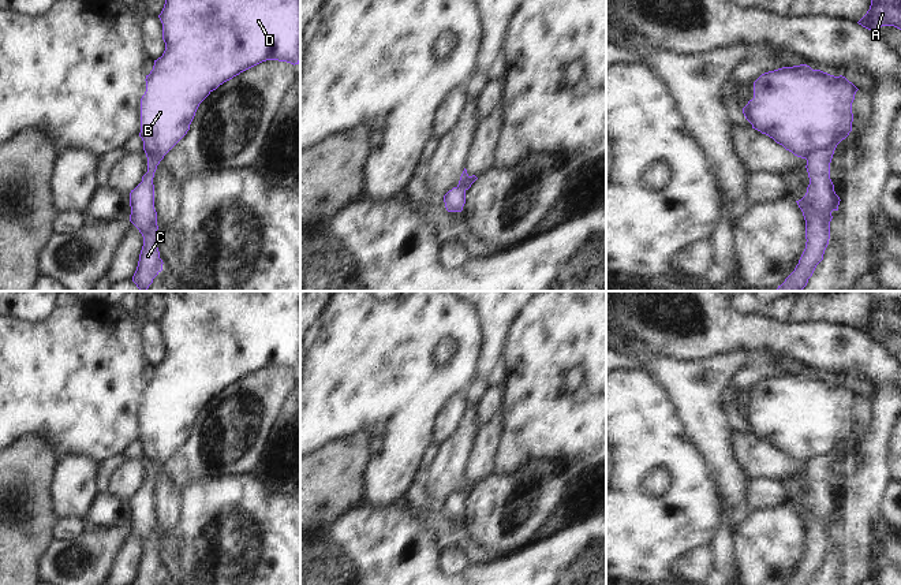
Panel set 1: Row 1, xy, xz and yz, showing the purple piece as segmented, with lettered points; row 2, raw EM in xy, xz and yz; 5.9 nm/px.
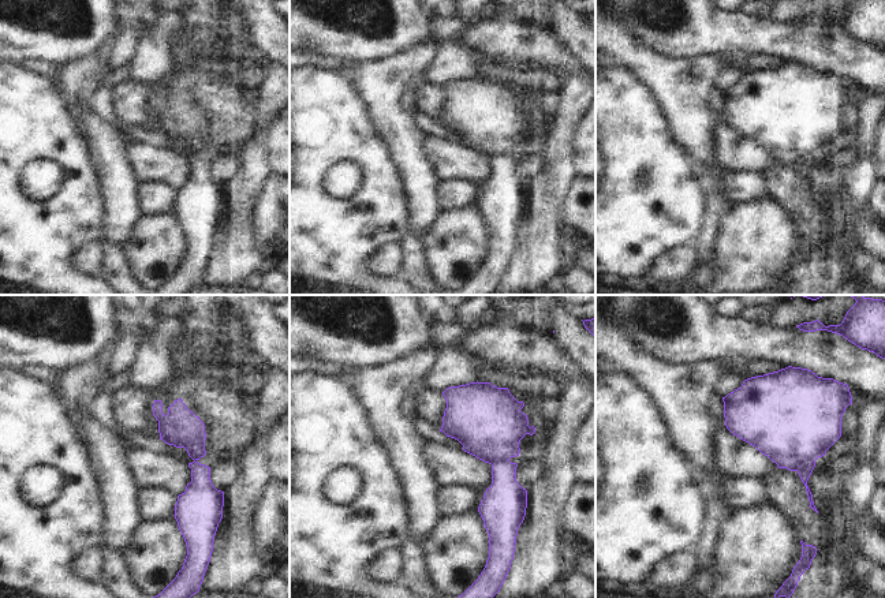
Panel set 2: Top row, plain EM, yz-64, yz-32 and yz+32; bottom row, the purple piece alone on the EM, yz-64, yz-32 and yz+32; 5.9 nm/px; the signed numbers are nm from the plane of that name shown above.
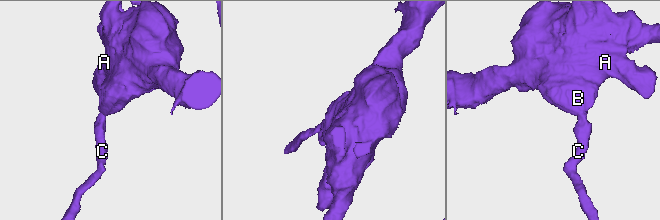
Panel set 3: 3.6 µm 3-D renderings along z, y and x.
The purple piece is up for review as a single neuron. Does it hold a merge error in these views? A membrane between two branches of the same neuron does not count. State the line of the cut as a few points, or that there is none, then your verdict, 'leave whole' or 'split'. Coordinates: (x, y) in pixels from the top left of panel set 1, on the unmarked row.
yz (833, 455), (818, 455), (806, 465) | split

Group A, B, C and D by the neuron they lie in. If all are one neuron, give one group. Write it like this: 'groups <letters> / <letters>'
groups A B D / C

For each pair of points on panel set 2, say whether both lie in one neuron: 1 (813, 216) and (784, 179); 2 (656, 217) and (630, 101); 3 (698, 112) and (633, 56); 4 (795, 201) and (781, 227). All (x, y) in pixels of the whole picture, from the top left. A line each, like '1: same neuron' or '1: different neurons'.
1: same neuron
2: same neuron
3: same neuron
4: different neurons

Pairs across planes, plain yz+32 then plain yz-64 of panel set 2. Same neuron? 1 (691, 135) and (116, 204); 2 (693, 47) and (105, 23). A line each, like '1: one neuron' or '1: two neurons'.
1: one neuron
2: one neuron

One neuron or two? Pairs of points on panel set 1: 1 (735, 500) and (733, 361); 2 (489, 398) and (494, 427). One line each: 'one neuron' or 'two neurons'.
1: one neuron
2: two neurons

